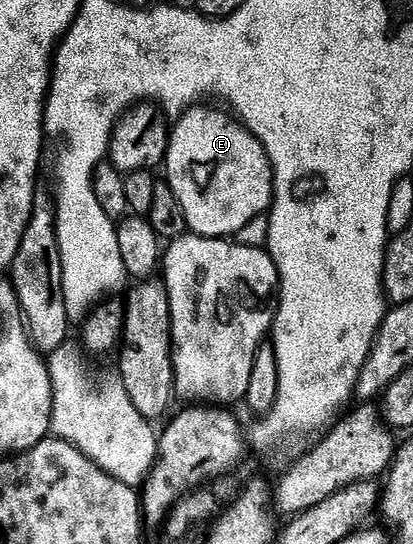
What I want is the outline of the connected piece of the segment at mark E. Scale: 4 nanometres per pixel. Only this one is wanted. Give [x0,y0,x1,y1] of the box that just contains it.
[164,105,274,239]

